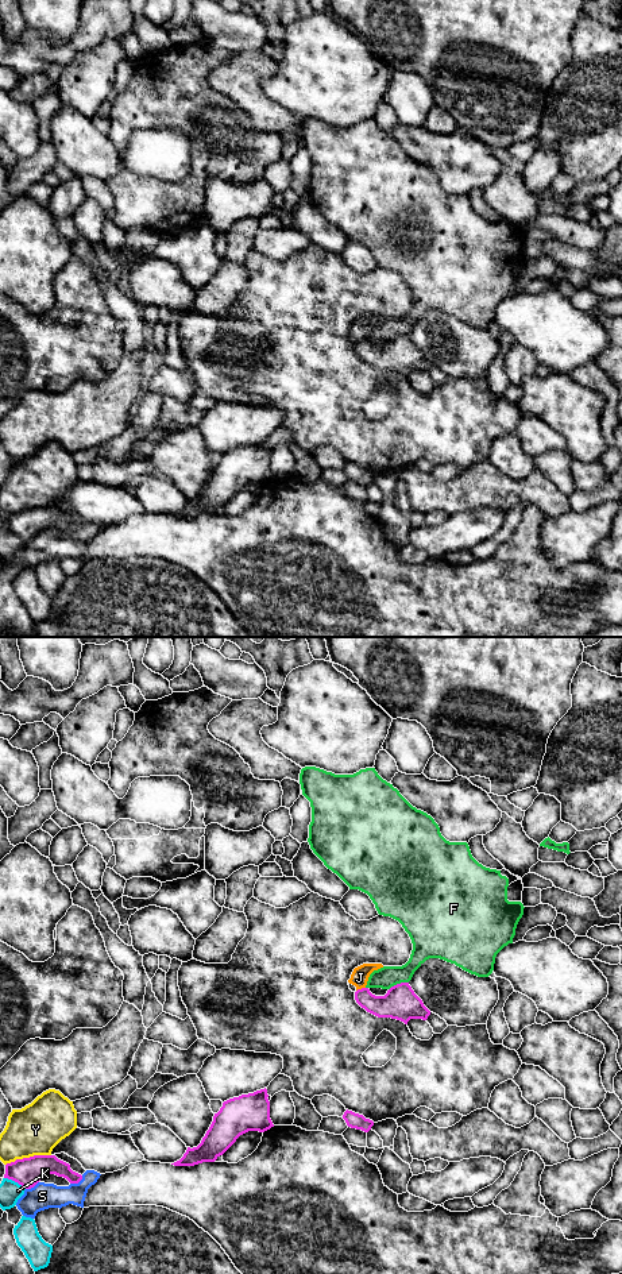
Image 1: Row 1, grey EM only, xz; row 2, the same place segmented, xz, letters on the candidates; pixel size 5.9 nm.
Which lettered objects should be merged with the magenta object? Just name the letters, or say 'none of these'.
none of these

